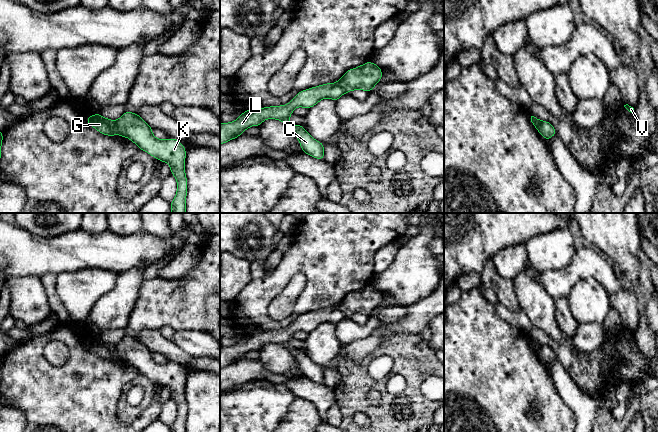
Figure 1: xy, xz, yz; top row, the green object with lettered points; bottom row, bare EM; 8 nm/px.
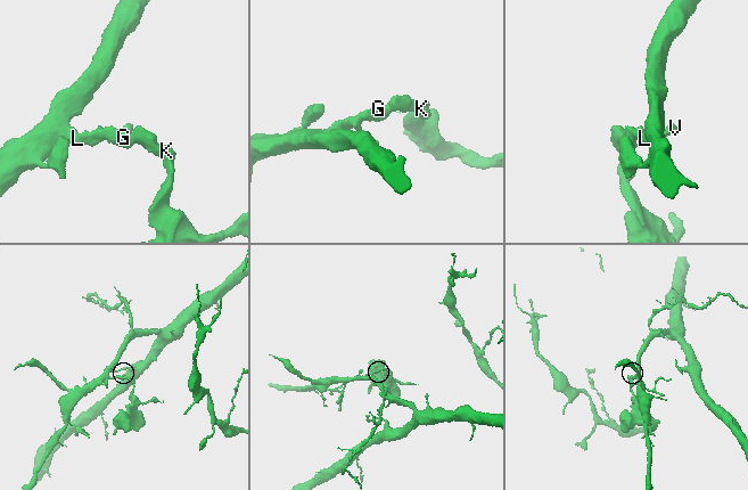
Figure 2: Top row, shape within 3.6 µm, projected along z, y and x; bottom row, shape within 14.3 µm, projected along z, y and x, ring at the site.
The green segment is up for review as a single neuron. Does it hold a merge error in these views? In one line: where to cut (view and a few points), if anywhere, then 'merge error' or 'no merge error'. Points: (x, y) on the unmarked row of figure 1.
cut xy (114, 345), (118, 357); merge error

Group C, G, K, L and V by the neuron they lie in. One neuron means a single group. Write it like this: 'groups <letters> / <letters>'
groups C G L V / K

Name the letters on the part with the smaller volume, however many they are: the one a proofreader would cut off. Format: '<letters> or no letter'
K

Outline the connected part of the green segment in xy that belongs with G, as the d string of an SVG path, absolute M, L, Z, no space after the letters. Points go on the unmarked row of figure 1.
M99 337L93 338L91 341L87 341L86 346L103 359L118 359L115 345L107 343Z

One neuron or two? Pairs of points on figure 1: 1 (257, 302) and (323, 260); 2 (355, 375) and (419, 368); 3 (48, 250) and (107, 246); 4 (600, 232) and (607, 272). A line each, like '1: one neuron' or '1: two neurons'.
1: one neuron
2: one neuron
3: one neuron
4: two neurons

